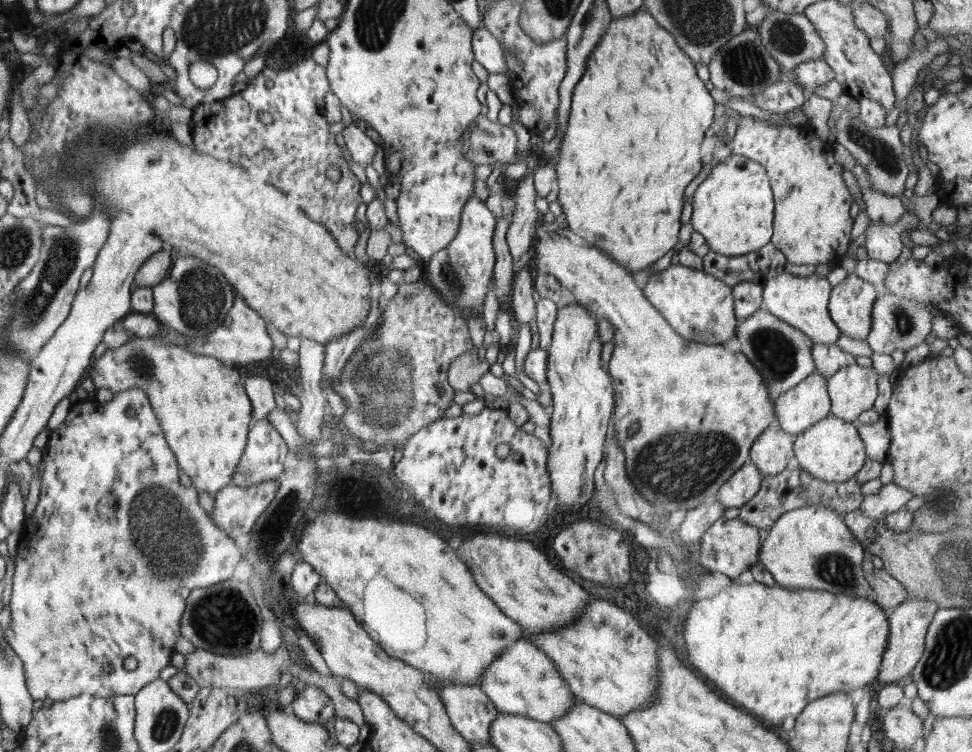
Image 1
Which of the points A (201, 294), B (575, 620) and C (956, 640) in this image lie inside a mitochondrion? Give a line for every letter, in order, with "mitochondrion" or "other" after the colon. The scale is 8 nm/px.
A: mitochondrion
B: other
C: mitochondrion

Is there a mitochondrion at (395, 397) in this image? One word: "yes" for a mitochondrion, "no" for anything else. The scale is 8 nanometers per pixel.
yes

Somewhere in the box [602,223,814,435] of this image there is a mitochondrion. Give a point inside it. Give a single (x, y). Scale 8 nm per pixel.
(776, 354)

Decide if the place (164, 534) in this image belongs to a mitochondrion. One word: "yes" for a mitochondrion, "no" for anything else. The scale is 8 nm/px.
yes

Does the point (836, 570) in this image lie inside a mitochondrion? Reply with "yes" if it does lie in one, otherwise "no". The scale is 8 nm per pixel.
yes

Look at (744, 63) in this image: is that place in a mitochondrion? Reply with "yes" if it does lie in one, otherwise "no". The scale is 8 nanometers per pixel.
yes

